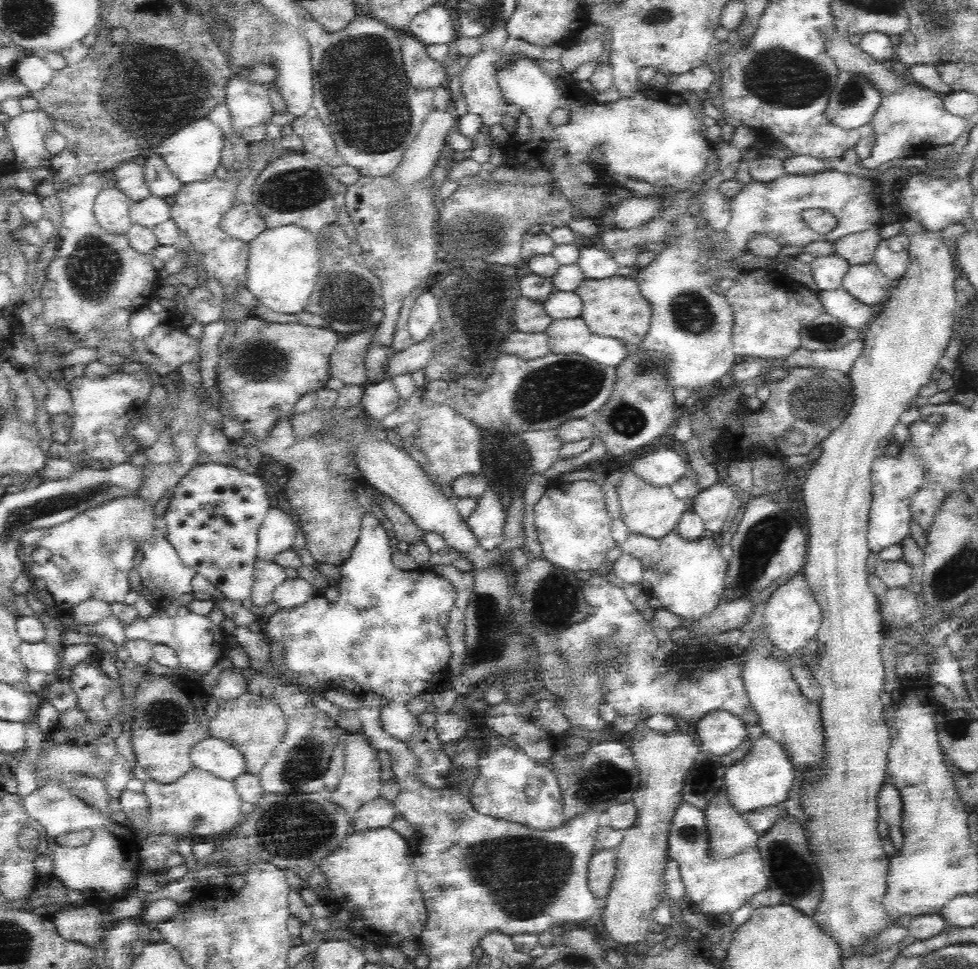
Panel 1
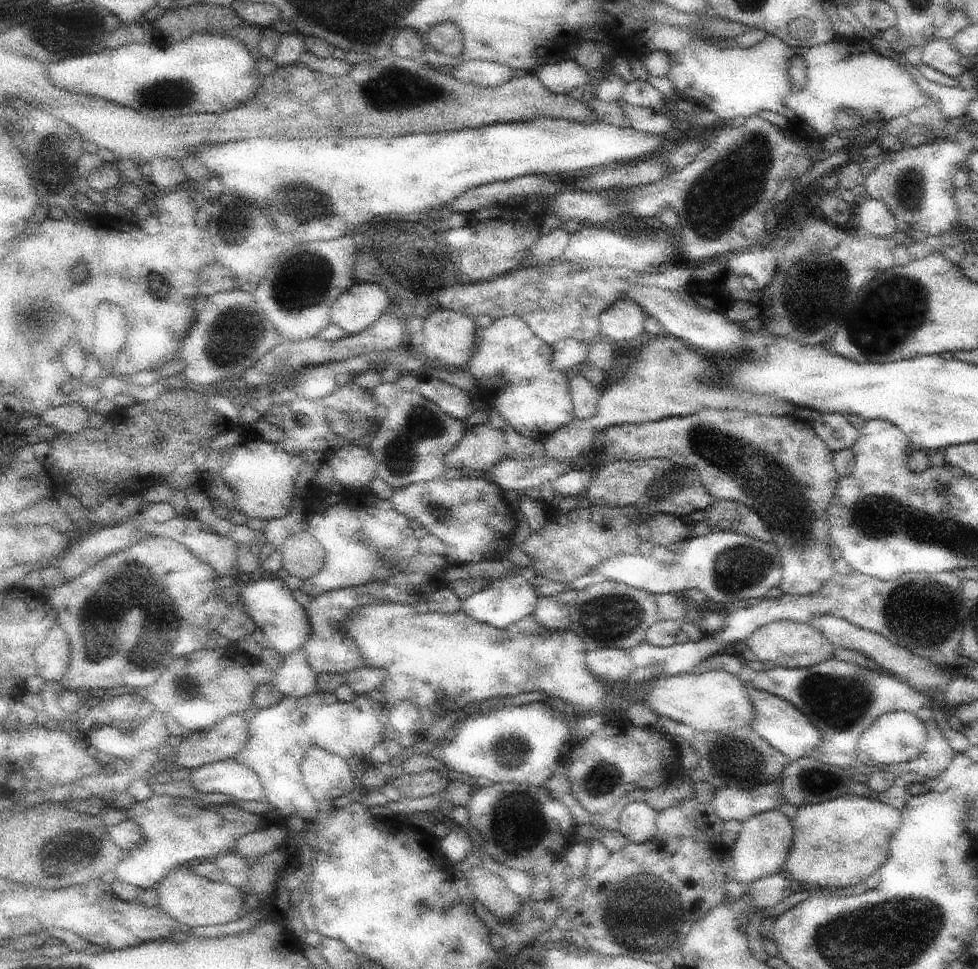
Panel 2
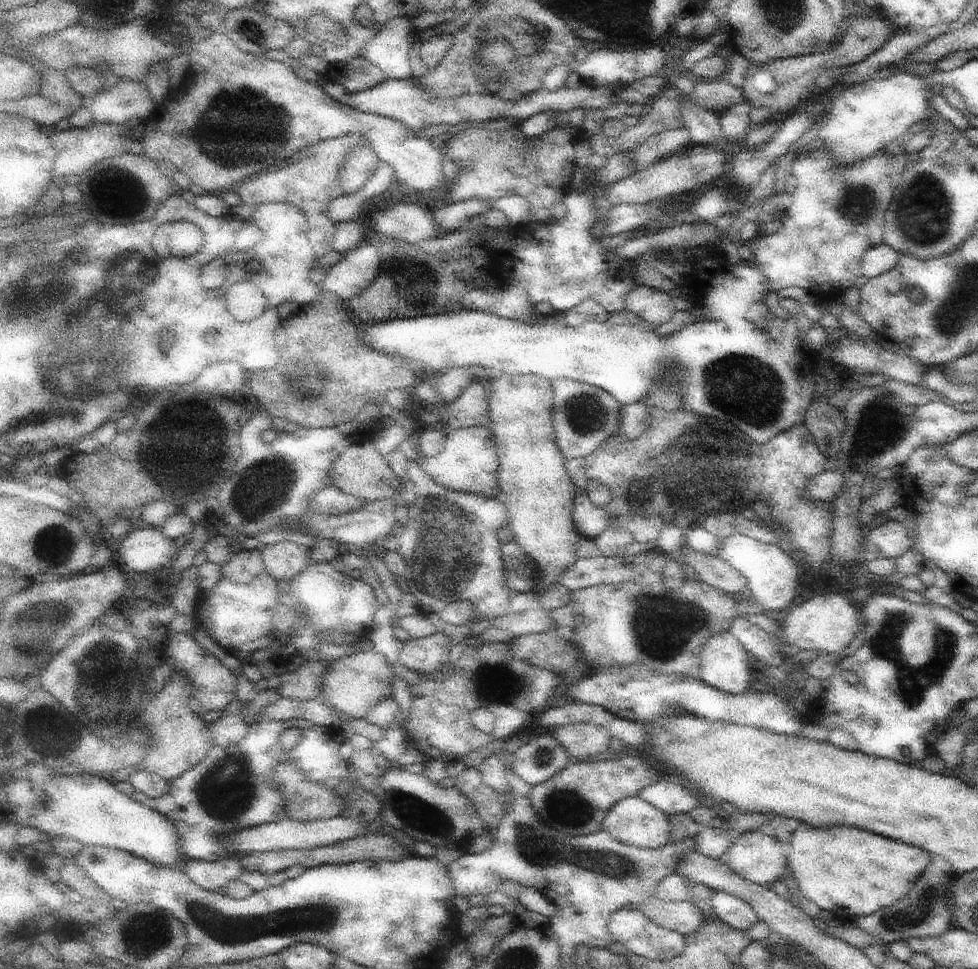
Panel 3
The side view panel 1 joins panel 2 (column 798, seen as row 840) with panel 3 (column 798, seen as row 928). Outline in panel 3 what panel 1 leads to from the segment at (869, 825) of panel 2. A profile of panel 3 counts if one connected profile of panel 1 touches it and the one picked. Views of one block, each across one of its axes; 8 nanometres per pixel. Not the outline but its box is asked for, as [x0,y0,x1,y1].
[787,822,930,916]

